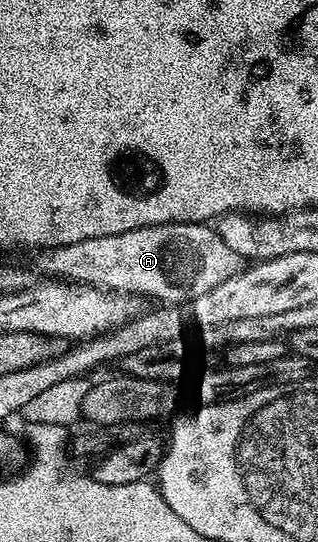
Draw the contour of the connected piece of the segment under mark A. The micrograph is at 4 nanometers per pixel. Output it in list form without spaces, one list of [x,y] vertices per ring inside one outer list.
[[[164,222],[154,226],[140,226],[134,230],[119,232],[115,236],[99,236],[42,250],[36,258],[36,273],[46,279],[66,280],[73,284],[94,286],[96,290],[140,296],[142,299],[158,298],[156,301],[161,304],[193,302],[199,296],[203,296],[203,292],[211,292],[211,288],[223,284],[223,280],[235,276],[243,269],[243,259],[240,255],[227,246],[223,236],[219,236],[212,225],[203,222]]]

